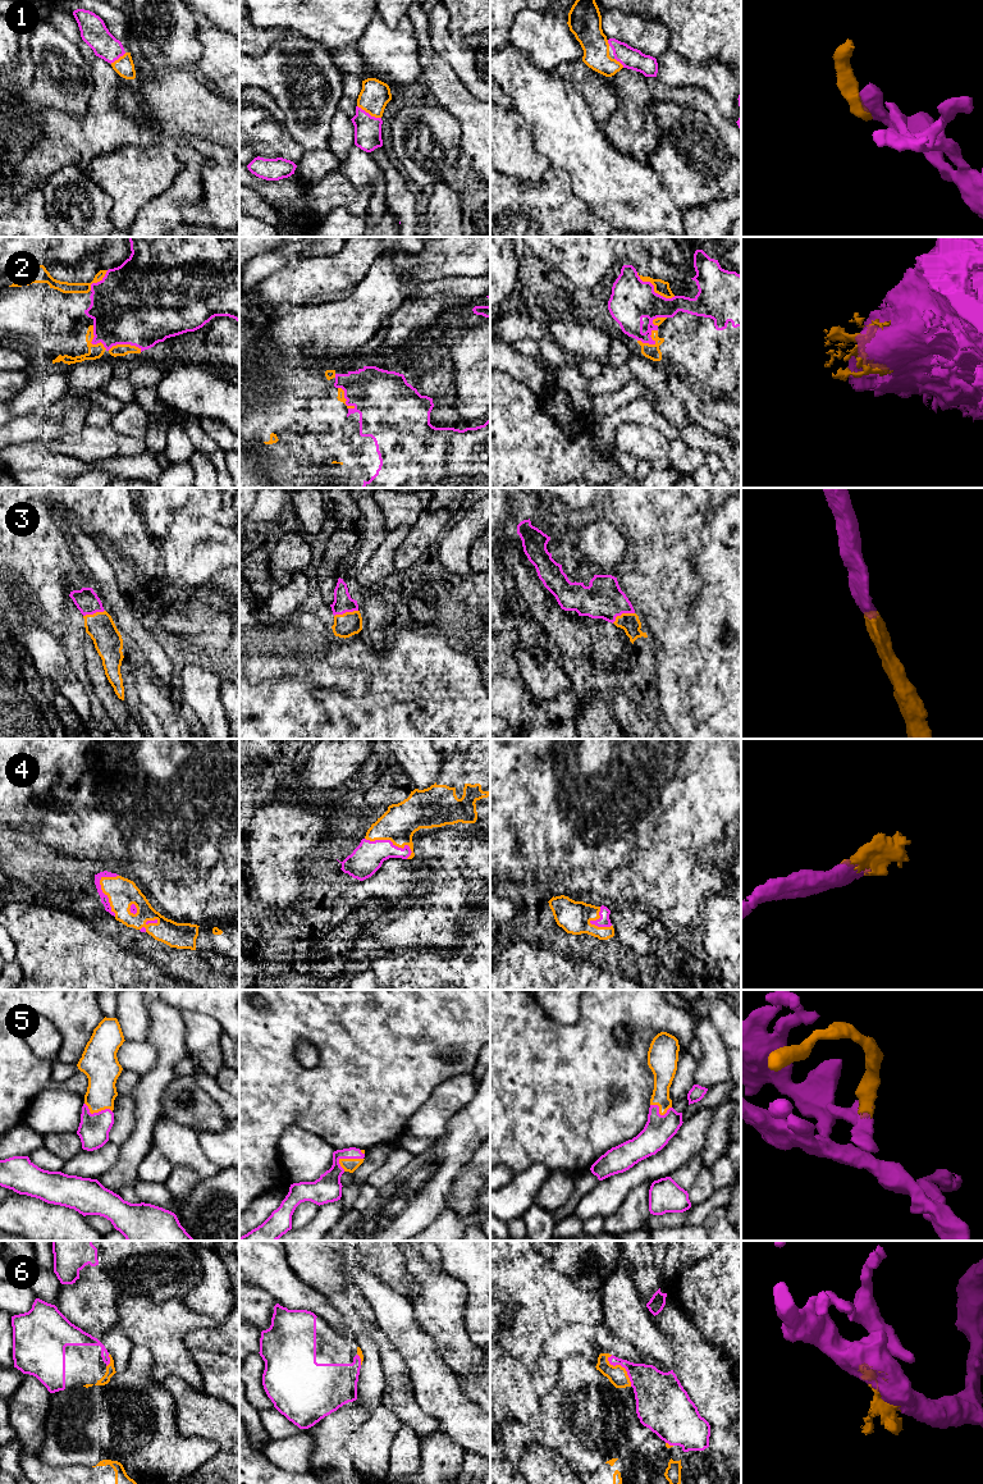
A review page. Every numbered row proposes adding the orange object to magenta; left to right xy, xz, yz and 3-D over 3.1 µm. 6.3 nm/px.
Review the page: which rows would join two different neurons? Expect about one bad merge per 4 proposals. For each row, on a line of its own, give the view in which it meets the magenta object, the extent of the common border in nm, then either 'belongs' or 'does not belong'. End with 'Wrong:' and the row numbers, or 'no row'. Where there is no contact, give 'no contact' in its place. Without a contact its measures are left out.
1: contact in xz; length 170 nm; belongs
2: contact in xy; length 360 nm; does not belong
3: contact in yz; length 160 nm; belongs
4: contact in xy; length 280 nm; belongs
5: contact in xz; length 160 nm; belongs
6: contact in yz; length 240 nm; belongs
Wrong: 2

